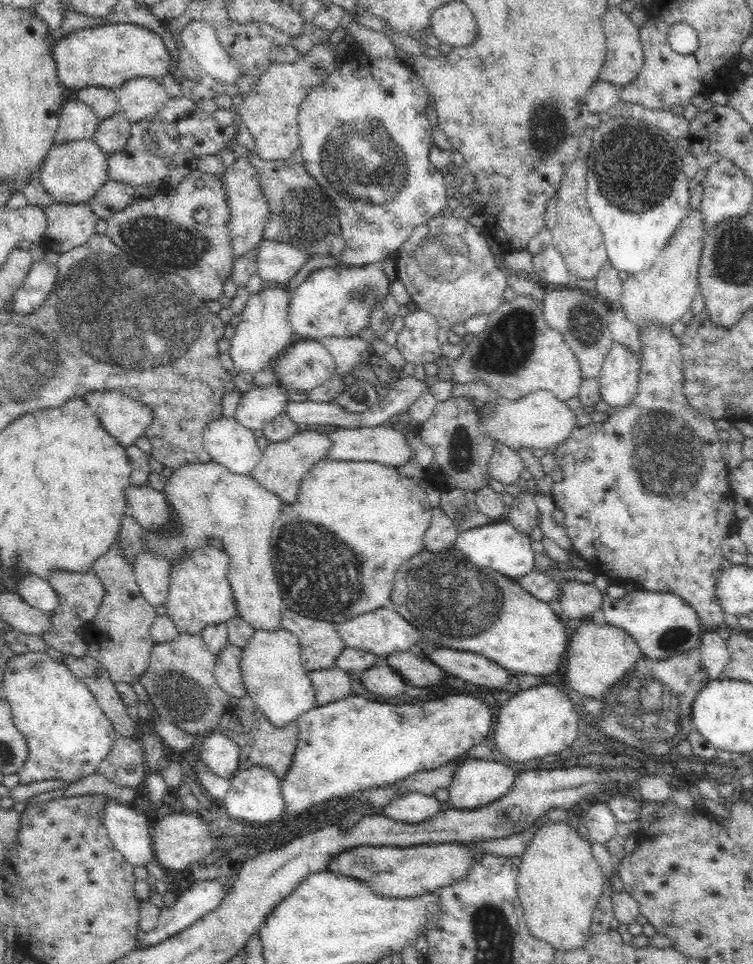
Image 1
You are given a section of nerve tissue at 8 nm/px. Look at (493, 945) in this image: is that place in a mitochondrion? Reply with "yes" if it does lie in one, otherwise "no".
yes

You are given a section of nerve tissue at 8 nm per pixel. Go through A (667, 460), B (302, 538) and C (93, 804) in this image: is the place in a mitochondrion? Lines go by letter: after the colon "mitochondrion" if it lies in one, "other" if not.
A: mitochondrion
B: mitochondrion
C: other

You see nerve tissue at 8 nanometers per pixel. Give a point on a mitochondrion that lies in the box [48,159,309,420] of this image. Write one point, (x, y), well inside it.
(155, 240)

